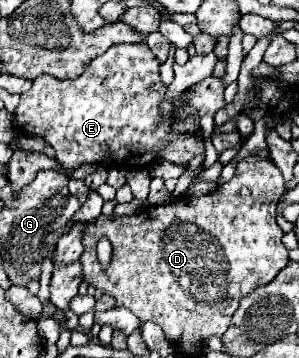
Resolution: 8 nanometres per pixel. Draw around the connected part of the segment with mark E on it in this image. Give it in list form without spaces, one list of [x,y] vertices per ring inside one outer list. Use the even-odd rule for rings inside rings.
[[[114,45],[72,81],[60,81],[48,75],[38,77],[32,89],[20,97],[16,127],[46,139],[56,151],[56,161],[68,173],[74,173],[78,165],[98,163],[108,151],[120,167],[142,167],[156,159],[188,163],[194,155],[204,153],[200,117],[214,115],[226,105],[222,79],[208,77],[200,81],[192,91],[182,93],[182,97],[174,101],[172,113],[164,117],[158,103],[166,87],[160,81],[158,67],[160,63],[148,45]],[[182,103],[192,105],[198,115],[176,123],[176,109]]]

